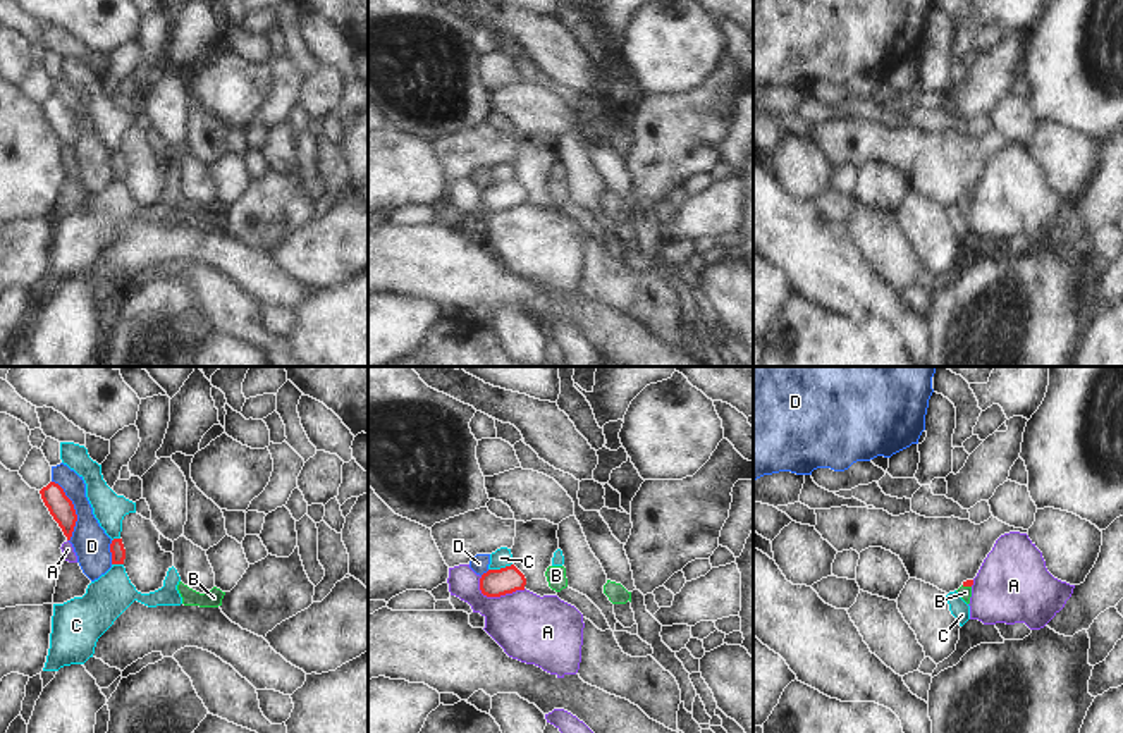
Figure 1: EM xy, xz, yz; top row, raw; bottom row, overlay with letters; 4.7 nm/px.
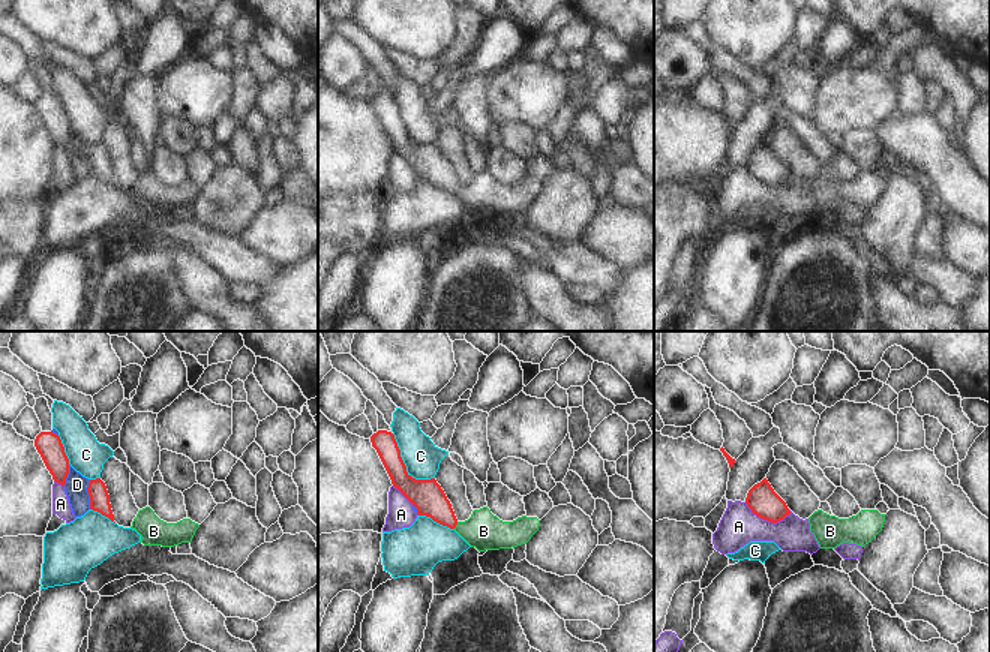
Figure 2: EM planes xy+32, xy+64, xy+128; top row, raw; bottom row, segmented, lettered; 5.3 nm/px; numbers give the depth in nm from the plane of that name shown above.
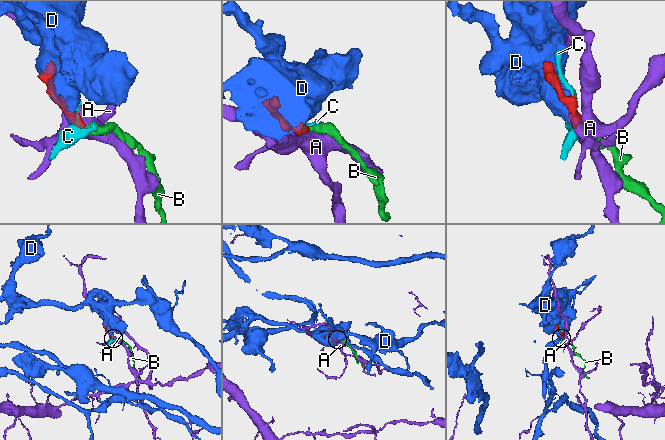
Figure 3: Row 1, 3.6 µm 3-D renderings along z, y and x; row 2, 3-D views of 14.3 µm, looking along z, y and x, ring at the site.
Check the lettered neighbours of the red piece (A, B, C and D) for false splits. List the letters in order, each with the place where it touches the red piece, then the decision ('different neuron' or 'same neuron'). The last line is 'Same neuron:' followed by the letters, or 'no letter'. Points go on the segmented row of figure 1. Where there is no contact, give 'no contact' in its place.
A: xz (497, 596) | different neuron
B: yz (967, 585) | same neuron
C: xz (501, 568) | different neuron
D: xy (74, 510) | different neuron
Same neuron: B

